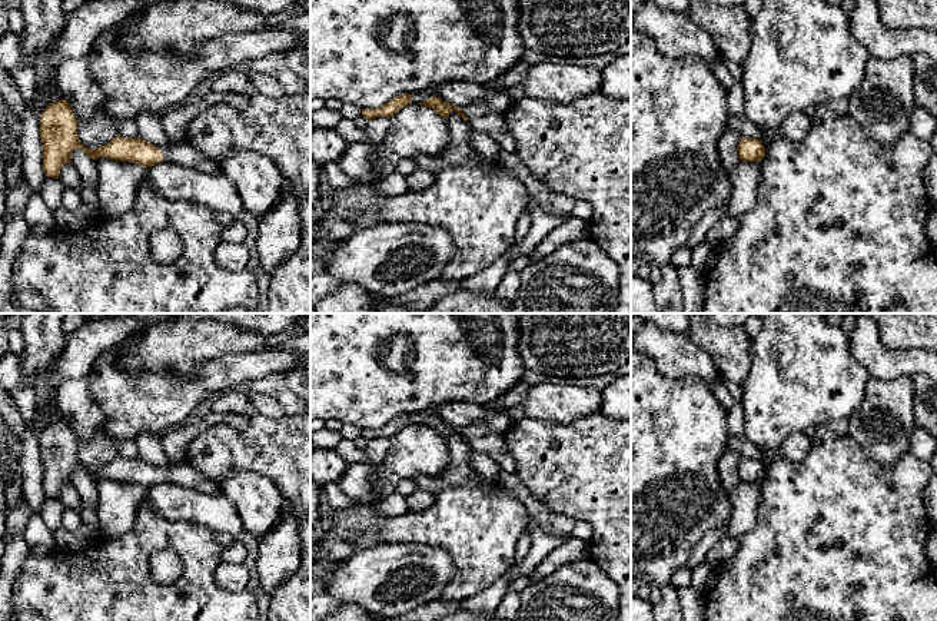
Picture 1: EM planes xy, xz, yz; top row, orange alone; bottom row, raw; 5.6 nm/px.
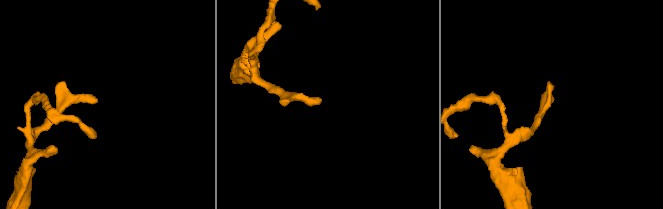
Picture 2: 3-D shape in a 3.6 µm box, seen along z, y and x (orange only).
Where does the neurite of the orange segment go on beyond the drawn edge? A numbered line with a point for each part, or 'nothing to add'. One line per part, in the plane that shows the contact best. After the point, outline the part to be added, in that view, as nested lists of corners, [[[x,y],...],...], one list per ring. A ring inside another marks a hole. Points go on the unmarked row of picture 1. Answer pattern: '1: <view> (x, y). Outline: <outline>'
1: xy (183, 474). Outline: [[[169,462],[169,466],[160,471],[163,474],[163,482],[176,484],[206,494],[222,492],[222,485],[206,478],[189,462]]]

